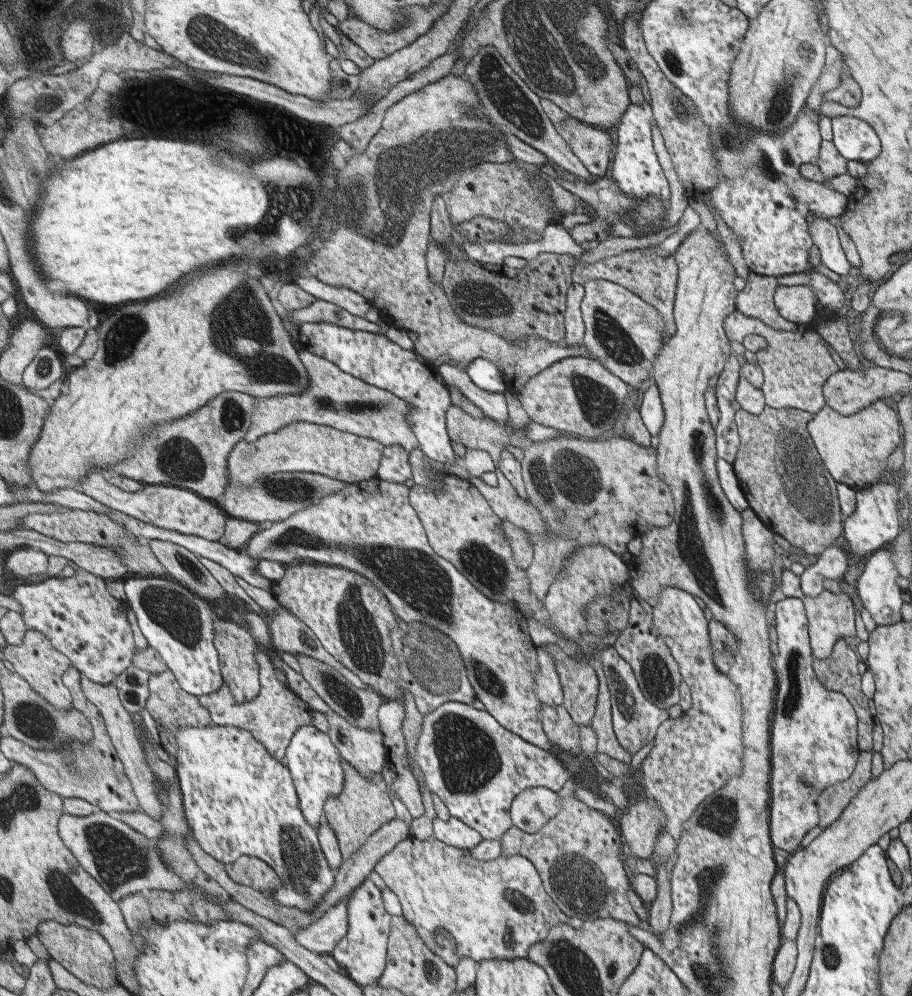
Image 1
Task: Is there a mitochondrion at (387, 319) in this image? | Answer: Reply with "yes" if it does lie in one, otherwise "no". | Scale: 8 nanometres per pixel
no

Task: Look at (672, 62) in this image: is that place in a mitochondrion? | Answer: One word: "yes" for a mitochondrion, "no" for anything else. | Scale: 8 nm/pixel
yes

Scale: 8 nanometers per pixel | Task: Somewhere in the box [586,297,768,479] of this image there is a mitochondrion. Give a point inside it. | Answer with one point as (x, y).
(613, 340)

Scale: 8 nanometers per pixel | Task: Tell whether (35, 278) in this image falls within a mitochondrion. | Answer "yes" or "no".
no

